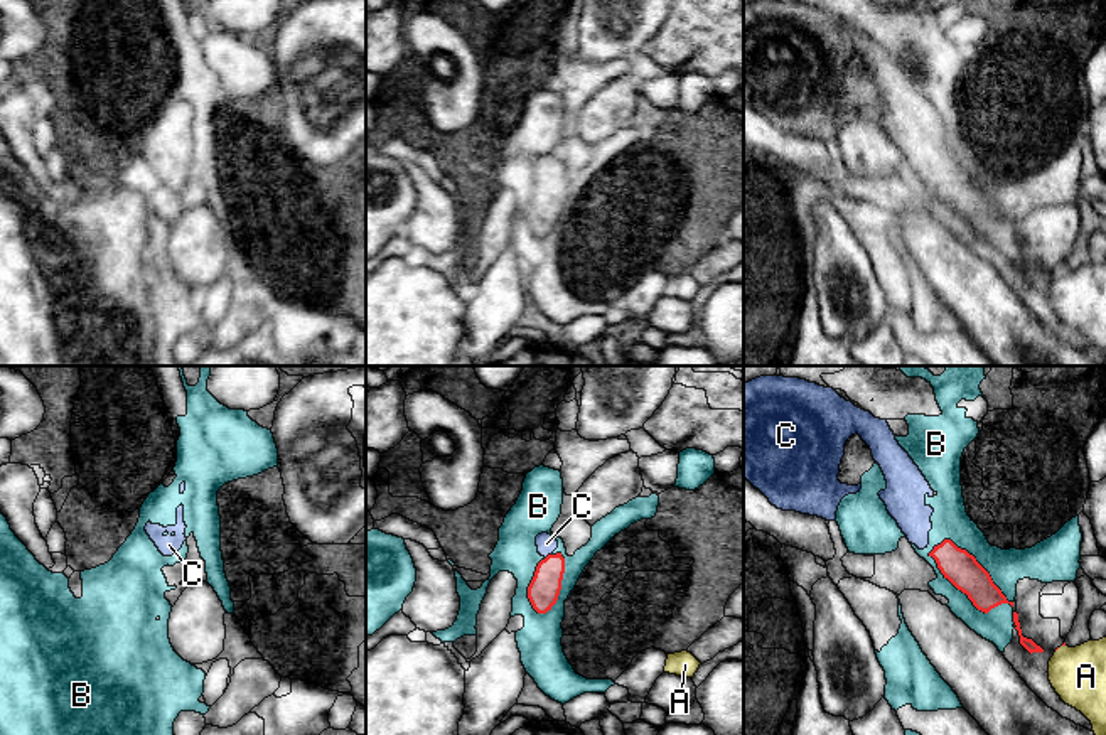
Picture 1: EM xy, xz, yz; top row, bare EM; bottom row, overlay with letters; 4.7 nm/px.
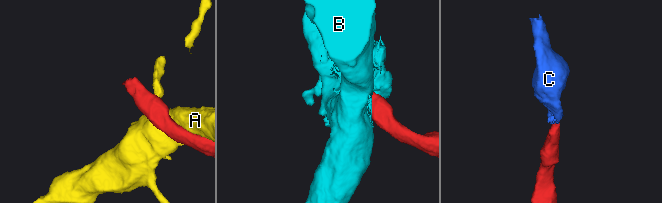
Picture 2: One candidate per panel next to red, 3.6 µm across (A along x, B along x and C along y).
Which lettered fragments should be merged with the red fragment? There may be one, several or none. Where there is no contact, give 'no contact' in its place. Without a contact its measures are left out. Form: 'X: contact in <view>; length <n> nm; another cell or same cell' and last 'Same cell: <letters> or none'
A: no contact; another cell
B: contact in yz; length 480 nm; another cell
C: contact in xz; length 40 nm; same cell
Same cell: C

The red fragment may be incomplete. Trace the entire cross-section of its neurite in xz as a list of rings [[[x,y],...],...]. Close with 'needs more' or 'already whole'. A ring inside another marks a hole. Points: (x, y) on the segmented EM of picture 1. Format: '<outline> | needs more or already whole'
[[[548,533],[536,536],[536,546],[543,560],[538,563],[528,587],[528,598],[538,614],[546,614],[558,600],[565,573],[565,558],[561,553],[553,553],[558,548],[558,541]]] | needs more

